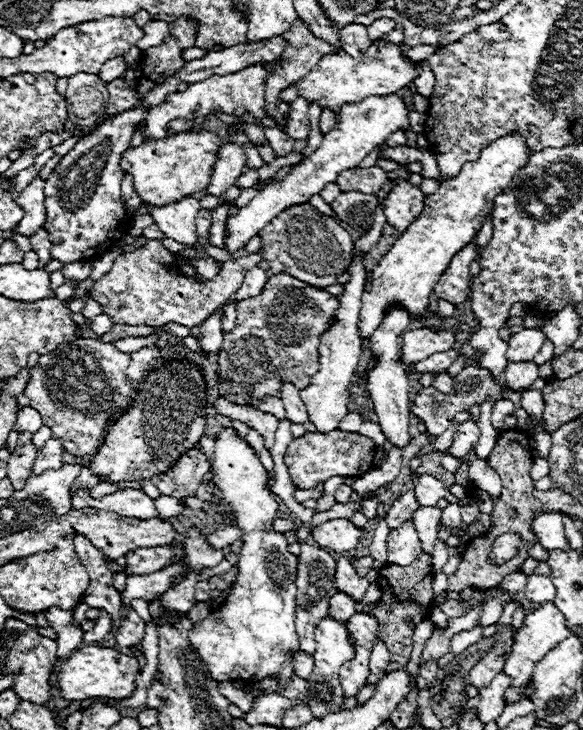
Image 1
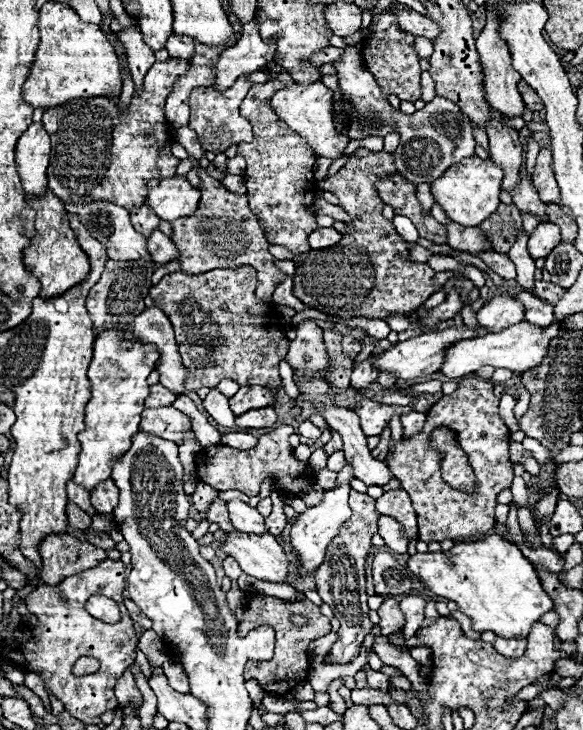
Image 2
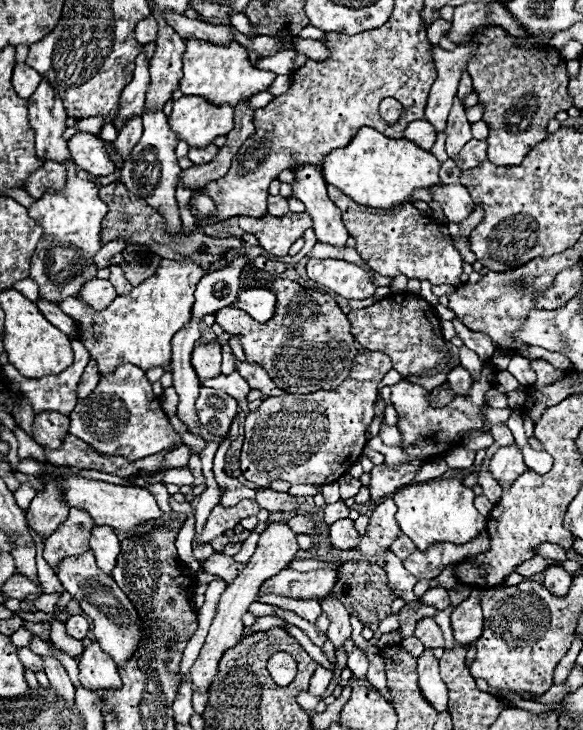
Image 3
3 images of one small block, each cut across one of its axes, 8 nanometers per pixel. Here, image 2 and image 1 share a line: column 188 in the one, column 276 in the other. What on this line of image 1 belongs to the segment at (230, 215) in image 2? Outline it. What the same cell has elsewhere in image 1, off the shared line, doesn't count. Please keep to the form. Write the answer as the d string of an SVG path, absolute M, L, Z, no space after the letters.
M296 204L286 208L280 212L280 216L276 216L276 220L270 222L270 226L264 226L264 232L258 232L258 236L262 240L262 256L270 264L266 268L268 276L284 272L316 288L326 288L336 284L338 274L342 274L352 262L350 234L336 220L320 214L310 204Z

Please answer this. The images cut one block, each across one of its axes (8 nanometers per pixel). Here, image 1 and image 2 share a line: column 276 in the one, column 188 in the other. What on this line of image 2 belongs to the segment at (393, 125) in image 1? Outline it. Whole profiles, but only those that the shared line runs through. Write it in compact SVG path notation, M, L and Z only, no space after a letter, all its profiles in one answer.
M174 174L172 178L148 182L148 206L160 220L174 222L182 216L192 216L200 202L200 190L194 188L186 176Z

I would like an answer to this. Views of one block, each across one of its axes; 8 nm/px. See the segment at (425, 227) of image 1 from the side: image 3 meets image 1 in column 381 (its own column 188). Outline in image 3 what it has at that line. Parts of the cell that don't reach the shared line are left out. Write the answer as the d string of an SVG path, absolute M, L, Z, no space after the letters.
M162 258L160 266L152 278L148 278L140 286L132 288L126 296L116 296L116 300L106 310L96 312L90 306L86 306L82 300L72 298L72 296L66 298L64 302L60 302L60 308L62 308L62 312L66 312L68 316L72 316L78 322L78 338L88 348L88 352L92 354L102 376L112 374L122 364L134 364L134 366L142 368L144 372L148 372L150 368L156 368L156 366L166 368L166 366L170 366L170 360L172 360L172 338L174 338L174 334L178 330L182 330L184 324L188 324L192 320L194 288L202 276L204 276L202 268L198 264L194 264L192 260L176 262L176 260Z

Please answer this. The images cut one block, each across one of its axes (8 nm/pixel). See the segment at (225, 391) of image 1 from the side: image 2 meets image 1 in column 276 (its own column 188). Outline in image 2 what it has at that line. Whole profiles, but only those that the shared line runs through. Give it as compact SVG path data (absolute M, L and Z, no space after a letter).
M246 266L240 270L210 270L204 274L172 272L164 276L160 284L150 287L149 295L154 306L162 308L174 326L180 356L188 370L186 390L196 392L204 386L214 388L224 378L236 380L240 386L264 386L274 392L282 388L278 364L286 358L290 340L286 340L282 332L282 326L278 322L278 310L256 296L256 286L256 270Z

